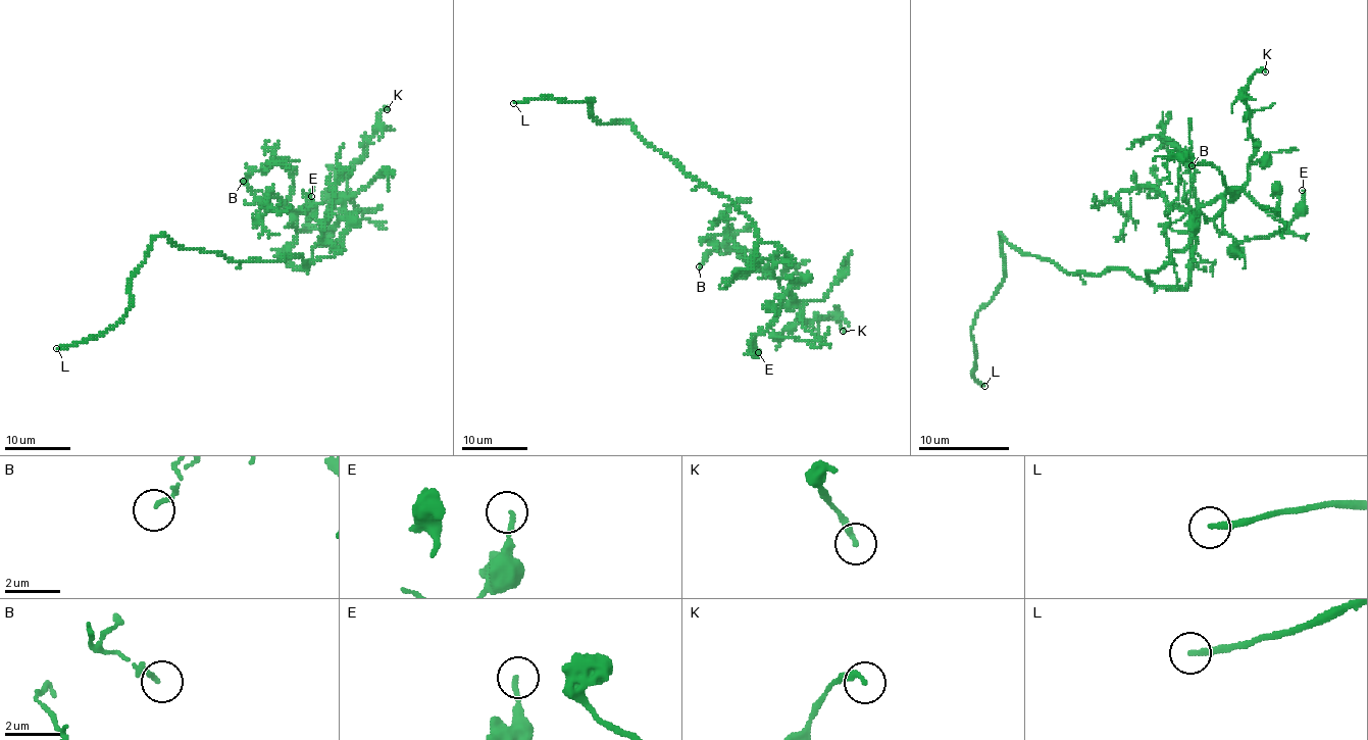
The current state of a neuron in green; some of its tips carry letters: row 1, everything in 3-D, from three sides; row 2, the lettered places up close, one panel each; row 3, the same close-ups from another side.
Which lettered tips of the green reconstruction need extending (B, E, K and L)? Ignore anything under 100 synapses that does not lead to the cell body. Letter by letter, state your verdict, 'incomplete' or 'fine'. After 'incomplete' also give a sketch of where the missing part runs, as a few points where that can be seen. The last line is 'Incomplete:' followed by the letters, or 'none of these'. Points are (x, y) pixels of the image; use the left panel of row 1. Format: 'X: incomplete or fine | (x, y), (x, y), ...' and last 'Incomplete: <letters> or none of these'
B: fine
E: fine
K: fine
L: incomplete
Incomplete: L

